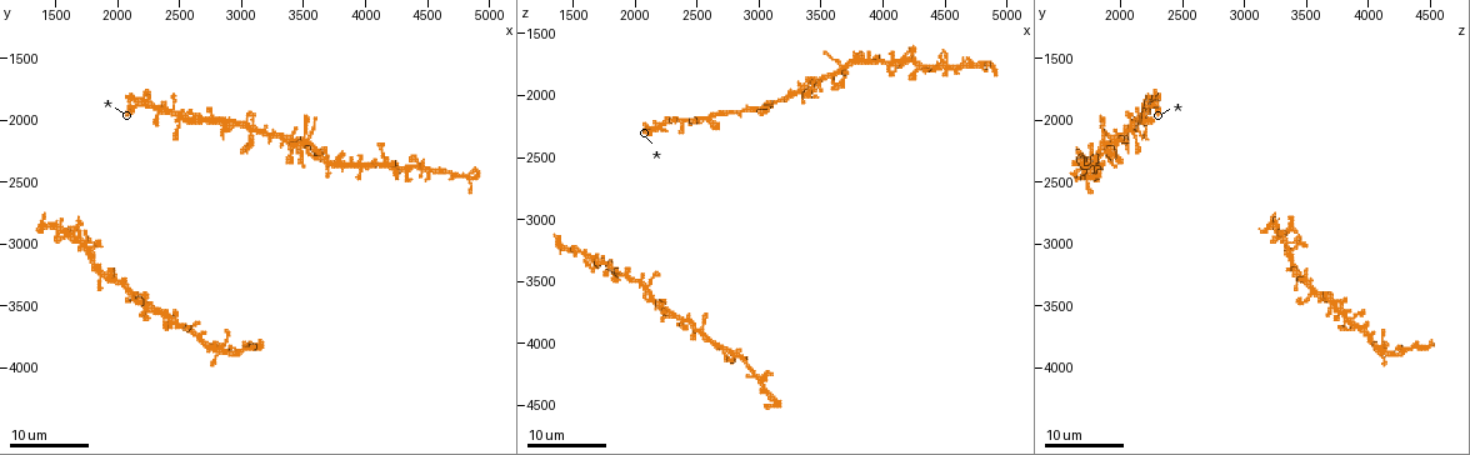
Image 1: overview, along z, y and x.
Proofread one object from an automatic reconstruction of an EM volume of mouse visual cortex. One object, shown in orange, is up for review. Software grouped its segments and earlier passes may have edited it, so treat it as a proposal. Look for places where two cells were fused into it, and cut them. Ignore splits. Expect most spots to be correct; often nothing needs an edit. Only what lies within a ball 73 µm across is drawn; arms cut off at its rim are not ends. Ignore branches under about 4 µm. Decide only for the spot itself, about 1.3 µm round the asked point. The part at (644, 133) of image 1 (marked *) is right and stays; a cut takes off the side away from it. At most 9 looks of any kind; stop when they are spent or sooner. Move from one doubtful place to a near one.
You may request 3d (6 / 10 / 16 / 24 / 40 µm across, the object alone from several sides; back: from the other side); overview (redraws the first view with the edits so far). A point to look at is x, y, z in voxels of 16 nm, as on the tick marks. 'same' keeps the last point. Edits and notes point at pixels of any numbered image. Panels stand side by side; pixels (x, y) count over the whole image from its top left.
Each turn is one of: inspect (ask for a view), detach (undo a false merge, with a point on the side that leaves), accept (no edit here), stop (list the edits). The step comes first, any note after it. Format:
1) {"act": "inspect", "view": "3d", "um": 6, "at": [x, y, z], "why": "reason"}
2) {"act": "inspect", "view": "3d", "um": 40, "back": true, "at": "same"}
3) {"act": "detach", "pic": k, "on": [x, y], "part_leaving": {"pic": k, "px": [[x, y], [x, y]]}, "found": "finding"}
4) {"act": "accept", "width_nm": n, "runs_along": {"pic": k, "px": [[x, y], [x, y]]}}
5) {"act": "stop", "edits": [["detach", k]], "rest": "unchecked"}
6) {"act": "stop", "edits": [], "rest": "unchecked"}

{"act": "inspect", "view": "3d", "um": 16, "at": [3060, 2100, 2100], "why": "thin arm on a thick one"}

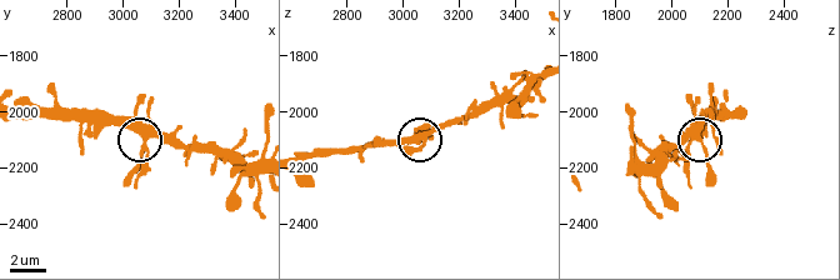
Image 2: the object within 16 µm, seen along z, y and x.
{"act": "inspect", "view": "3d", "um": 10, "at": [3090, 2090, 2090], "why": "closer look"}

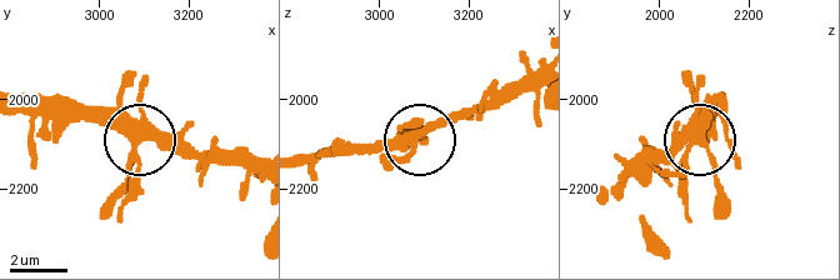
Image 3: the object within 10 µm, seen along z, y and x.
{"act": "accept", "runs_along": {"pic": 3, "px": [[724, 105], [700, 134], [721, 196]]}, "found": "all the same cell"}

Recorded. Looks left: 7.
{"act": "inspect", "view": "3d", "um": 16, "at": [3540, 2180, 1860], "why": "small branch off a trunk"}

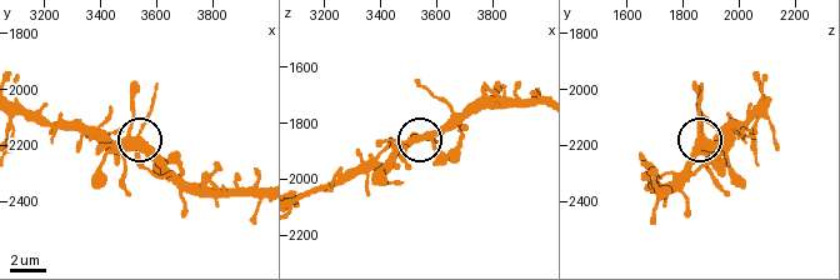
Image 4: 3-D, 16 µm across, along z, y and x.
{"act": "inspect", "view": "3d", "um": 10, "at": [3540, 2160, 1850]}

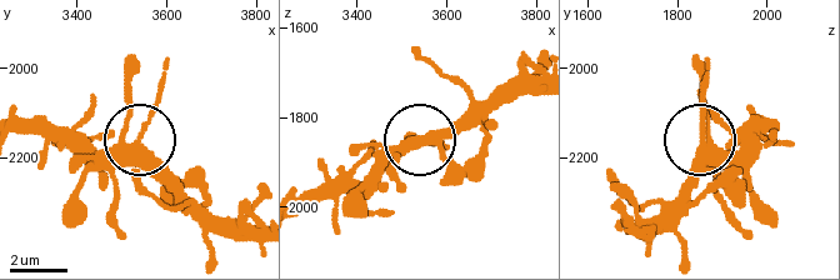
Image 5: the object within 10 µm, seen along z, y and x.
{"act": "accept", "width_nm": 330, "found": "one cell here"}

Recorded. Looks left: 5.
{"act": "inspect", "view": "3d", "um": 24, "at": [1660, 2940, 3320], "why": "looks like a crossing"}

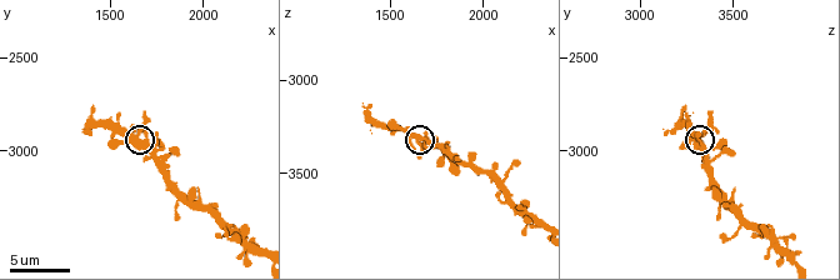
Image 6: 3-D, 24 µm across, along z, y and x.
{"act": "inspect", "view": "3d", "um": 10, "at": [1640, 2920, 3320], "why": "zoom in"}

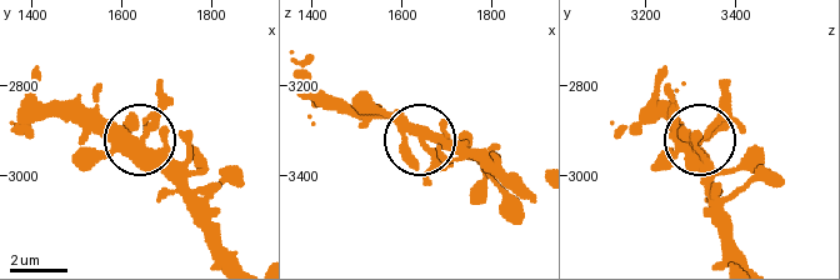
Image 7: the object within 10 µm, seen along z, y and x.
{"act": "accept", "found": "continuous, no second cell"}

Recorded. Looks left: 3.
{"act": "inspect", "view": "3d", "um": 24, "at": [4800, 2480, 1740], "why": "small branch off a trunk"}

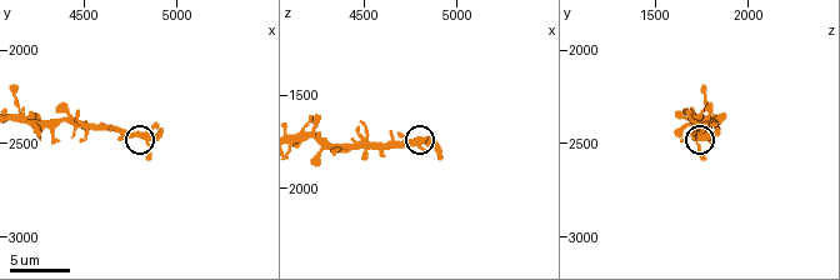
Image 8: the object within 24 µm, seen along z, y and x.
{"act": "inspect", "view": "3d", "um": 10, "at": [4820, 2460, 1720]}

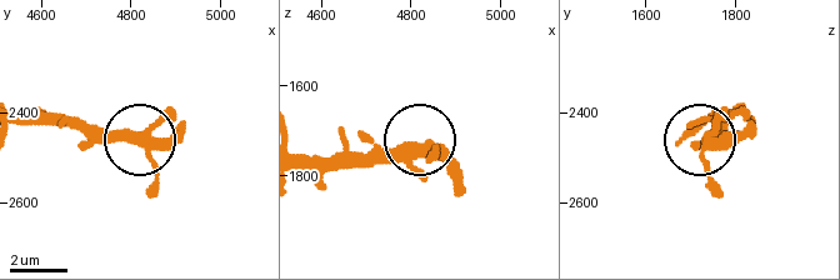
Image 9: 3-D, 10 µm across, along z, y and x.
{"act": "accept", "arms": 4, "runs_along": {"pic": 9, "px": [[25, 111], [54, 111], [133, 135], [155, 176], [150, 195]]}, "found": "one cell here"}

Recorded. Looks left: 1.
{"act": "stop", "edits": [], "rest": "unchecked"}

